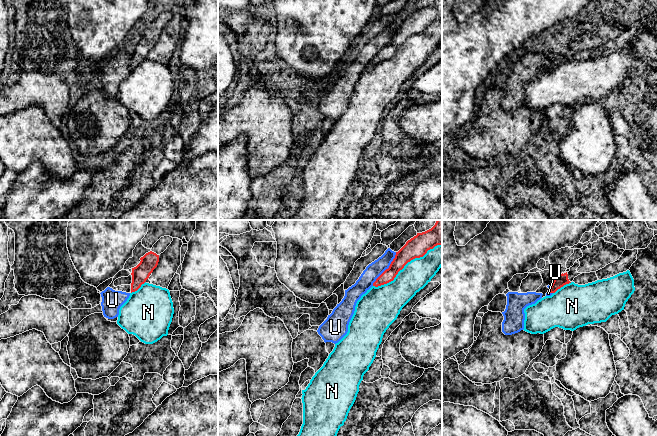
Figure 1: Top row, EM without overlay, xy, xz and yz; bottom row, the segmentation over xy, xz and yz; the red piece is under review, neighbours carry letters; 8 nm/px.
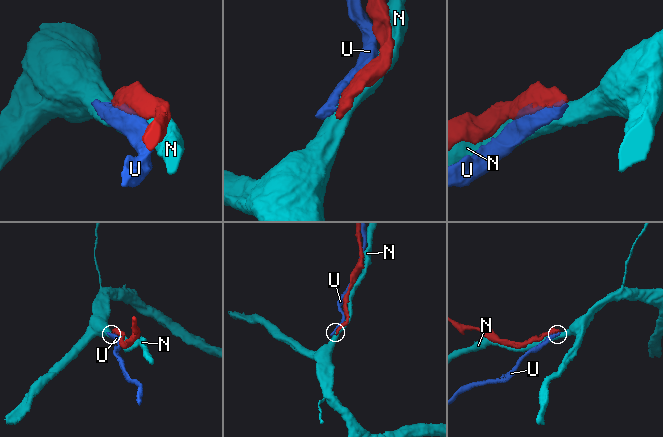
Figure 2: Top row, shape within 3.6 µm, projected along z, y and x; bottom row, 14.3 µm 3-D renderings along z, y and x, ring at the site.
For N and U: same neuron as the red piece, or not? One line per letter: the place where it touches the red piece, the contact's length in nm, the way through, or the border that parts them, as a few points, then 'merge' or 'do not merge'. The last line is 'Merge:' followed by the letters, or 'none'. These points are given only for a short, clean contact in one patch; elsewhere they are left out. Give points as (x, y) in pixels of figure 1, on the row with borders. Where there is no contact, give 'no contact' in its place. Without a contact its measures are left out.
N: contact xz (406, 263); length 650 nm; do not merge
U: contact xz (386, 269); length 340 nm; do not merge
Merge: none

